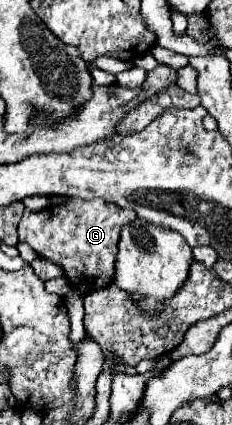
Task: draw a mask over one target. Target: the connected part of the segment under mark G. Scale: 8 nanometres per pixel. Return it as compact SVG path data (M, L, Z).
M67 198L61 206L49 206L41 212L23 212L19 222L19 242L29 244L41 258L51 260L53 264L65 270L65 276L79 294L95 292L103 286L109 286L115 276L115 256L117 256L117 230L127 222L133 222L137 214L133 210L119 208L105 202L103 198L79 200Z

